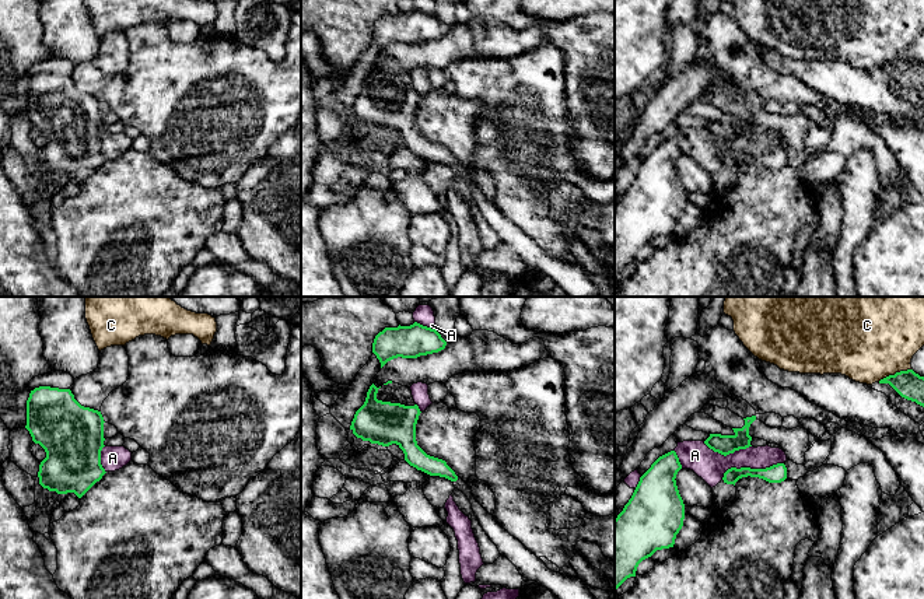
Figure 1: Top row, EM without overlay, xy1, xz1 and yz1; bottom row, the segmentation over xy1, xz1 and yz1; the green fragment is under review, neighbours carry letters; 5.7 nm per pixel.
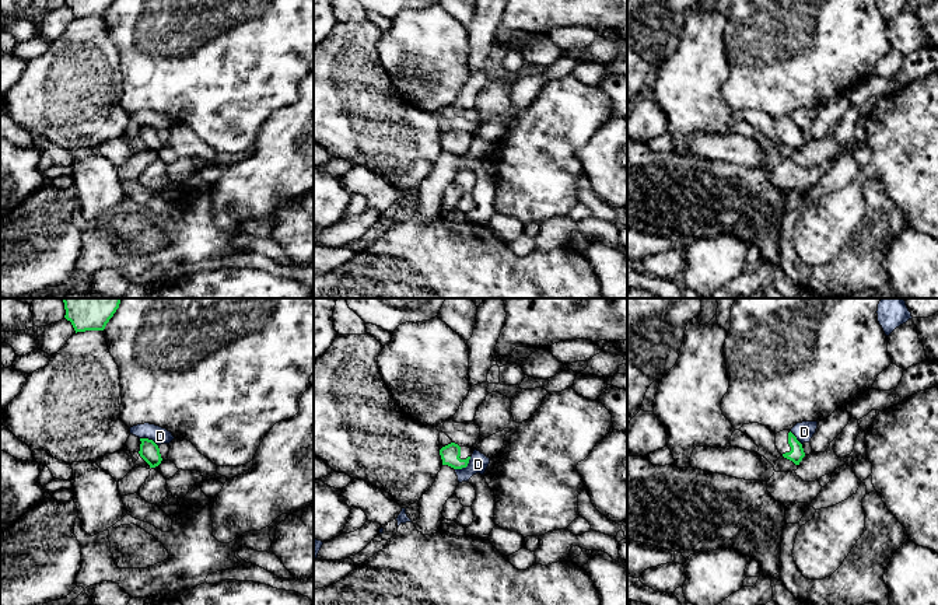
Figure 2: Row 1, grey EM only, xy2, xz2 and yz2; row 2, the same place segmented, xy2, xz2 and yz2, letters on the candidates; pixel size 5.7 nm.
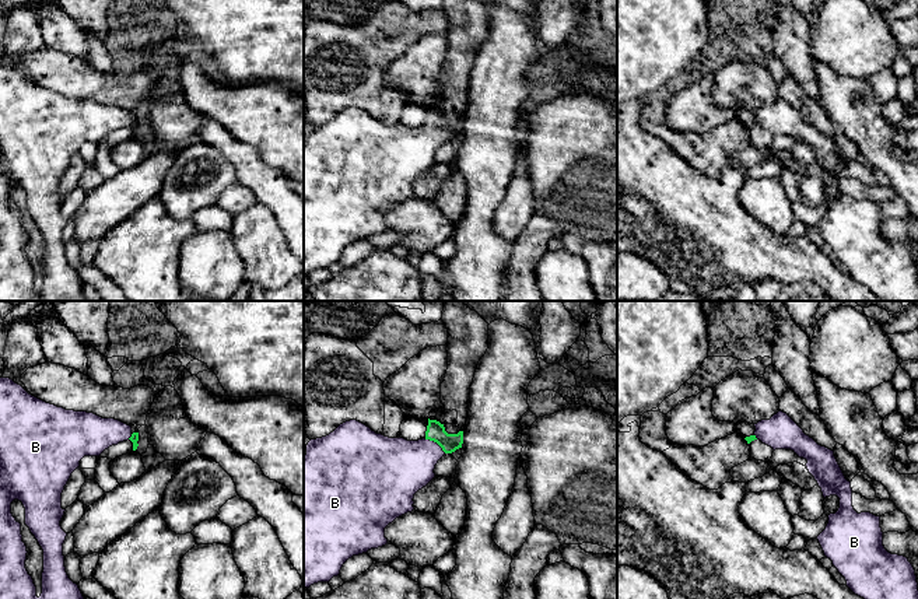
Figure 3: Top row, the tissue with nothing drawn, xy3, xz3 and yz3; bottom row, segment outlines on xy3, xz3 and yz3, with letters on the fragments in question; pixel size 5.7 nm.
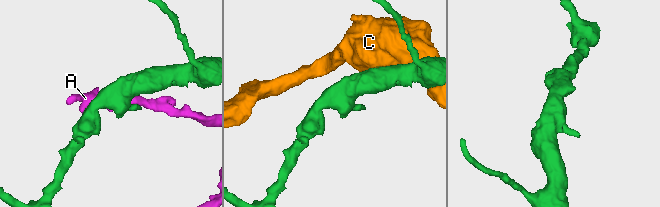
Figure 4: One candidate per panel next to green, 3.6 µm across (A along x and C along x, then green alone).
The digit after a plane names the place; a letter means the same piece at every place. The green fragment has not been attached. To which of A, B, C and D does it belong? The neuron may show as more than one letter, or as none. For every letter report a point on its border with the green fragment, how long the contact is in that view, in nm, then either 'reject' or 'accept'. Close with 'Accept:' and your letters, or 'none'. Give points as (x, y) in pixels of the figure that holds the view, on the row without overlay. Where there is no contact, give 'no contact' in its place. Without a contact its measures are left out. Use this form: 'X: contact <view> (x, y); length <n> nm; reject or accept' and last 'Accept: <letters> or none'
A: contact yz1 (749, 154); length 380 nm; reject
B: contact xz3 (435, 128); length 150 nm; accept
C: contact yz1 (896, 59); length 220 nm; reject
D: contact xz2 (465, 153); length 120 nm; reject
Accept: B

